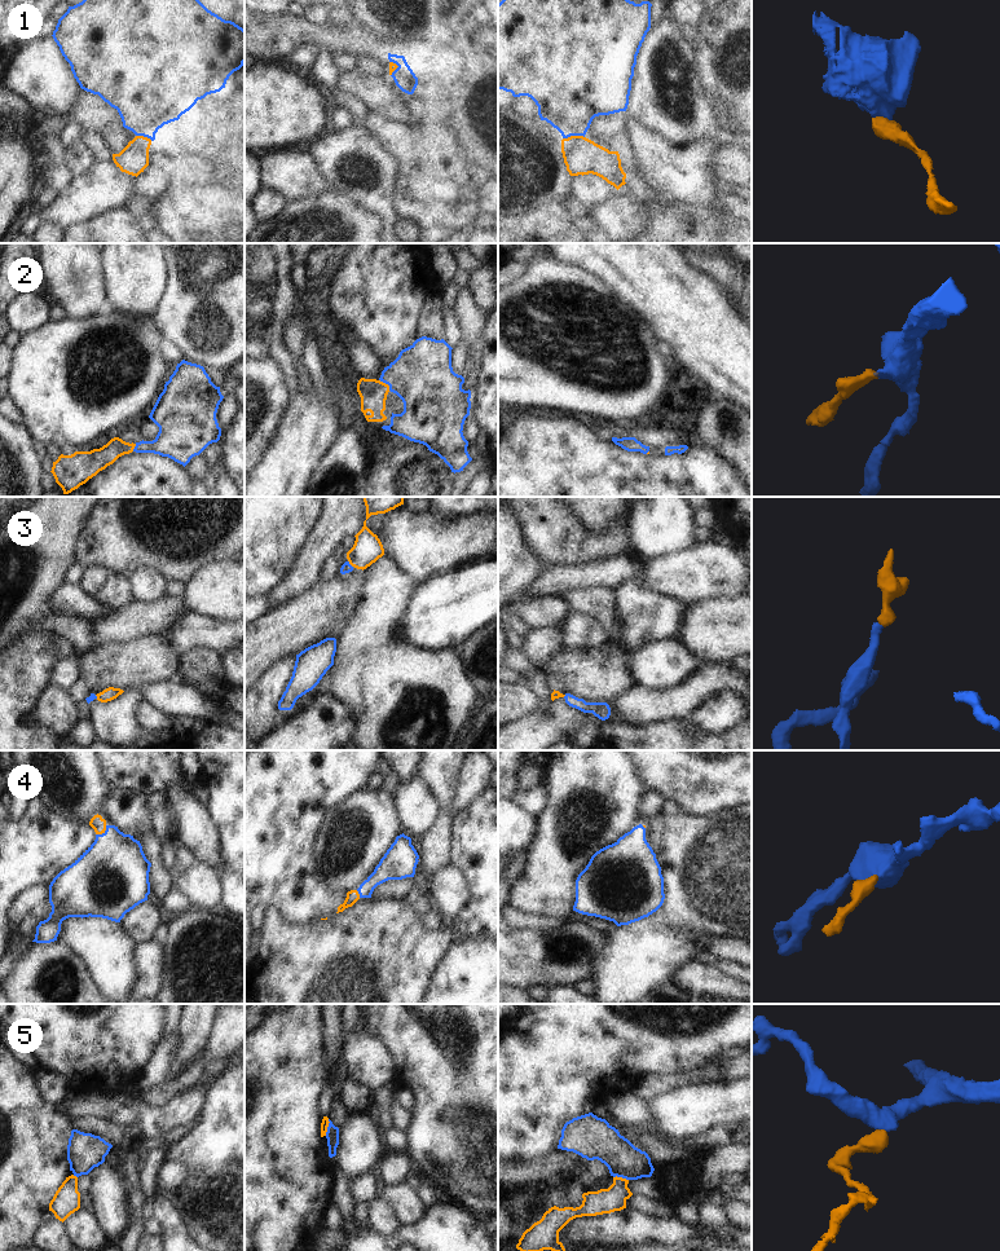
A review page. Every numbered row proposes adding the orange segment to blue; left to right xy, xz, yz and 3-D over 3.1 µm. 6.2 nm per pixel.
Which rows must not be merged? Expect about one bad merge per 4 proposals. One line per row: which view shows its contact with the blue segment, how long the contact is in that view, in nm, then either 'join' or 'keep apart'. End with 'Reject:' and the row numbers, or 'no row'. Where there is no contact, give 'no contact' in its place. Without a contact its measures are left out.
1: meets blue in yz; contact 140 nm long; join
2: meets blue in xz; contact 100 nm long; join
3: meets blue in xz; contact 50 nm long; join
4: meets blue in xy; contact 90 nm long; join
5: meets blue in xz; contact 110 nm long; keep apart
Reject: 5

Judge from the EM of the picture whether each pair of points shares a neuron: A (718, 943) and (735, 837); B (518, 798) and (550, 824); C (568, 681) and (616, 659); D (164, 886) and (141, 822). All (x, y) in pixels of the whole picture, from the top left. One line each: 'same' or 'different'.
A: different
B: different
C: same
D: same

